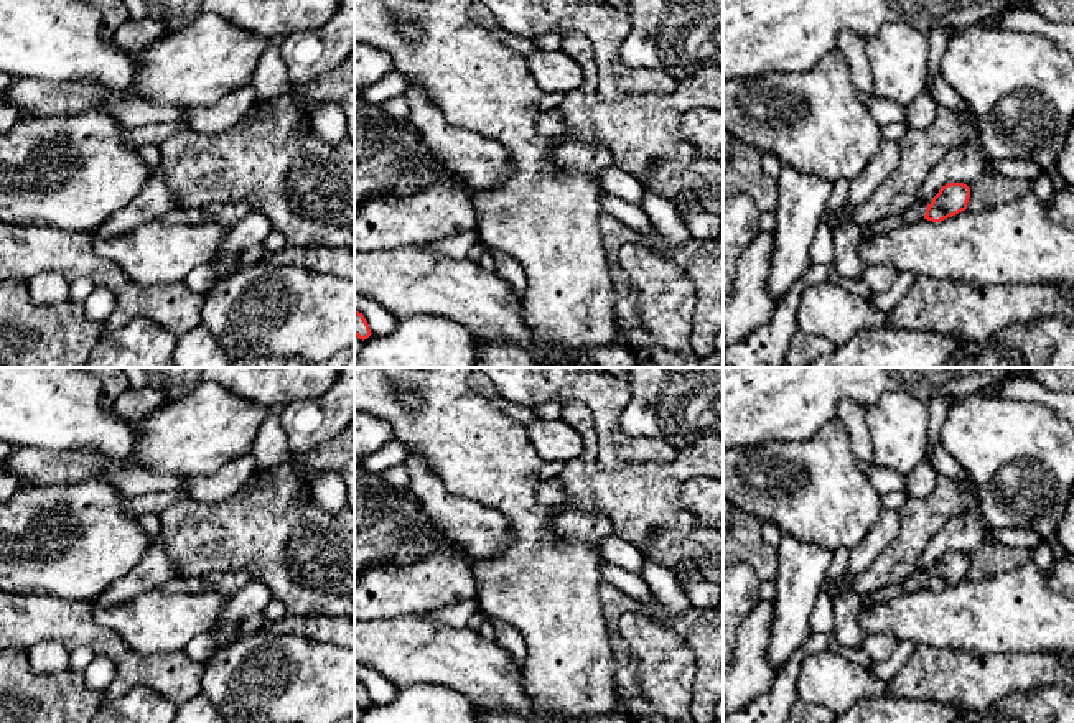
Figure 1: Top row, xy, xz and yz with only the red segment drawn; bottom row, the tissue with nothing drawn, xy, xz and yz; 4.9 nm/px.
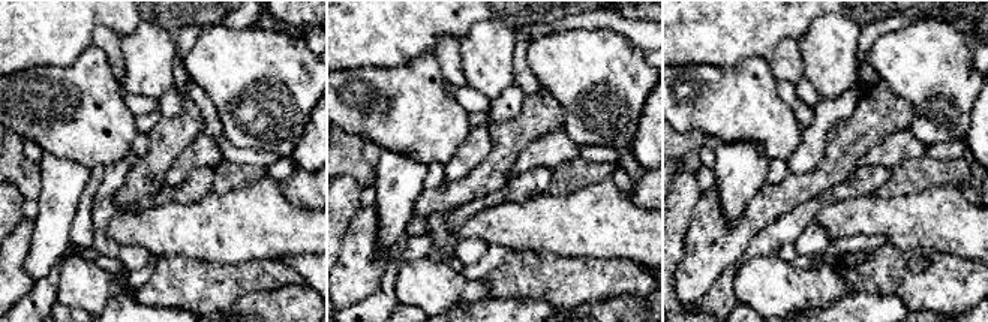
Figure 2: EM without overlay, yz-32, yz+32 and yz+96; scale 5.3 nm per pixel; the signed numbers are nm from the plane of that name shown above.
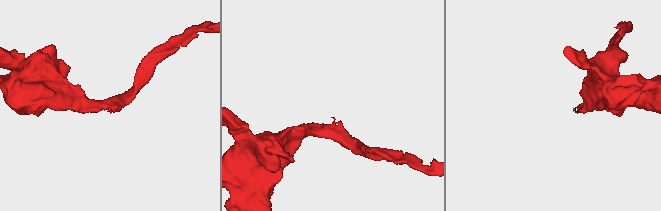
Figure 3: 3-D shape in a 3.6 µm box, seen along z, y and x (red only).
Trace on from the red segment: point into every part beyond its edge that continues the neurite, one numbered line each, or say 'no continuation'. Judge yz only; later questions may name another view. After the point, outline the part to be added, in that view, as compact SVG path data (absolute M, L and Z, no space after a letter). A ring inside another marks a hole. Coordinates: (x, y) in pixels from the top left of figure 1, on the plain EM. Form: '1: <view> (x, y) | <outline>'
1: yz (918, 580) | M918 570L911 578L908 578L904 583L891 585L883 590L875 591L873 595L863 598L862 604L865 608L871 608L875 604L894 599L904 593L916 591L919 588L924 588L927 573L922 570Z

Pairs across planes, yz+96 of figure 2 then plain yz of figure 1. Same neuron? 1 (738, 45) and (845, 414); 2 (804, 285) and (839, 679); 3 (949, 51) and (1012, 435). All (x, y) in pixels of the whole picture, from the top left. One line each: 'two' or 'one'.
1: two
2: one
3: one

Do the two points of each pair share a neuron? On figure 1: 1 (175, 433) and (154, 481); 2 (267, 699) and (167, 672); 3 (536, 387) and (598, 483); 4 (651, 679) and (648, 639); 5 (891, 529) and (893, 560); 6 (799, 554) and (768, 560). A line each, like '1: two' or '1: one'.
1: two
2: two
3: two
4: one
5: two
6: two

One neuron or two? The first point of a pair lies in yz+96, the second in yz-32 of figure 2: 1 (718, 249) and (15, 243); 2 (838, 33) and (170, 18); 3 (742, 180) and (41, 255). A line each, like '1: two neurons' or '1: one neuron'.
1: one neuron
2: two neurons
3: one neuron

